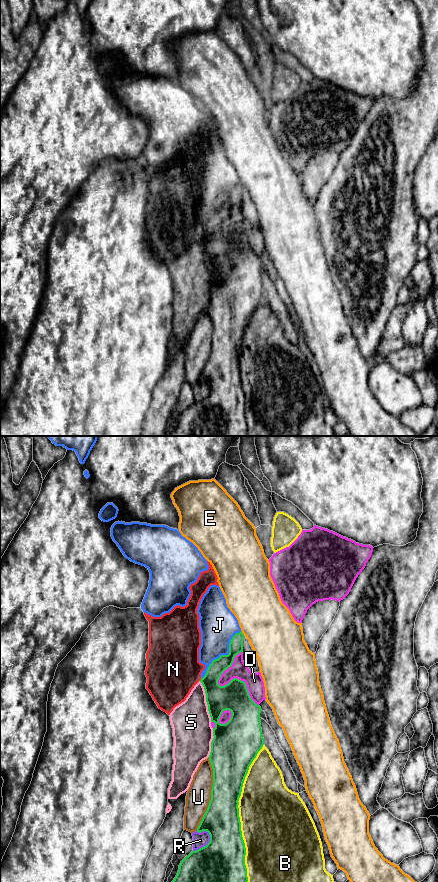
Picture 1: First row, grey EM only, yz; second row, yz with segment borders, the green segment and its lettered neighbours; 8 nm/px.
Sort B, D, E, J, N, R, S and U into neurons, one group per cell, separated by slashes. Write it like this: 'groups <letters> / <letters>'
groups B / D S / E / J / N / R / U

